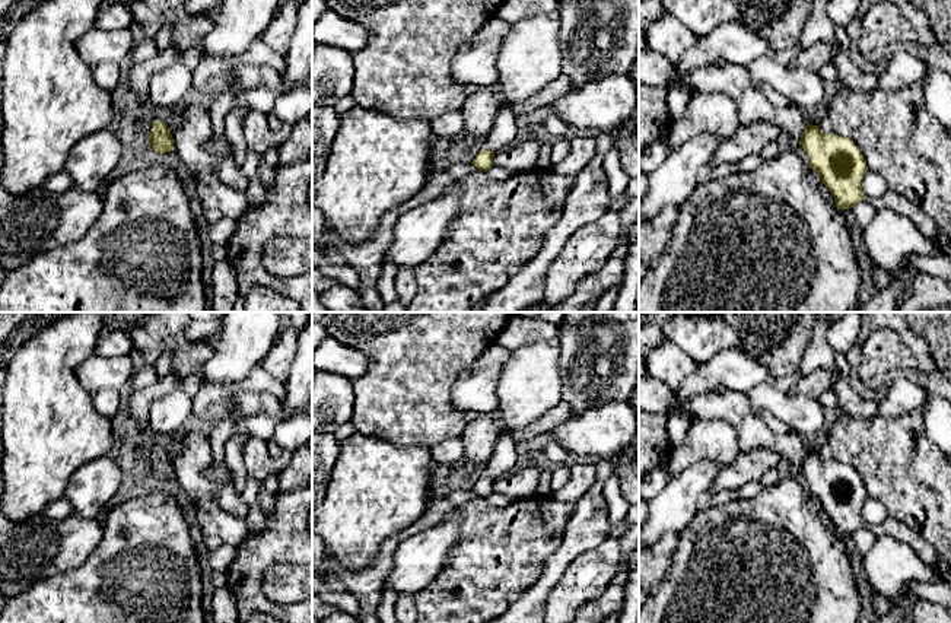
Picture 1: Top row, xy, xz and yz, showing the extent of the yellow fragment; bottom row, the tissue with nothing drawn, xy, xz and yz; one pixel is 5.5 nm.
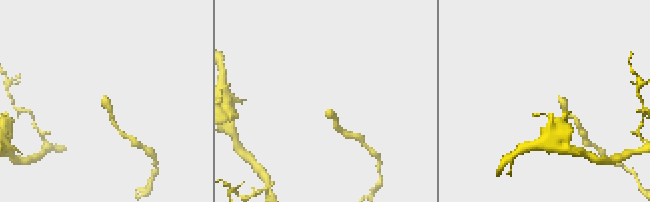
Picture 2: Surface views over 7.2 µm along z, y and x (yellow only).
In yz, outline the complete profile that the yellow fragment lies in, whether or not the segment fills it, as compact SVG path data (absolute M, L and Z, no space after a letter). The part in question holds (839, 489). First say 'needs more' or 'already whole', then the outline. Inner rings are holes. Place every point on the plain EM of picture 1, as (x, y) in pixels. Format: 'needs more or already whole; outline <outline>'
needs more; outline M712 390L684 401L680 414L725 420L734 426L741 451L764 448L779 454L782 460L798 463L810 495L818 499L842 537L866 527L862 506L868 493L859 474L849 464L823 460L820 452L807 448L807 441L799 435L770 430L754 414L745 392Z

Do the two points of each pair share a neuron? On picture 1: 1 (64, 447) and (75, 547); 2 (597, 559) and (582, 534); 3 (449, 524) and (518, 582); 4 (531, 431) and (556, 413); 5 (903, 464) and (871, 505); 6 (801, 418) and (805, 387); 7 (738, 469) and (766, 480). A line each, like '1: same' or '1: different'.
1: different
2: different
3: different
4: same
5: different
6: different
7: different

